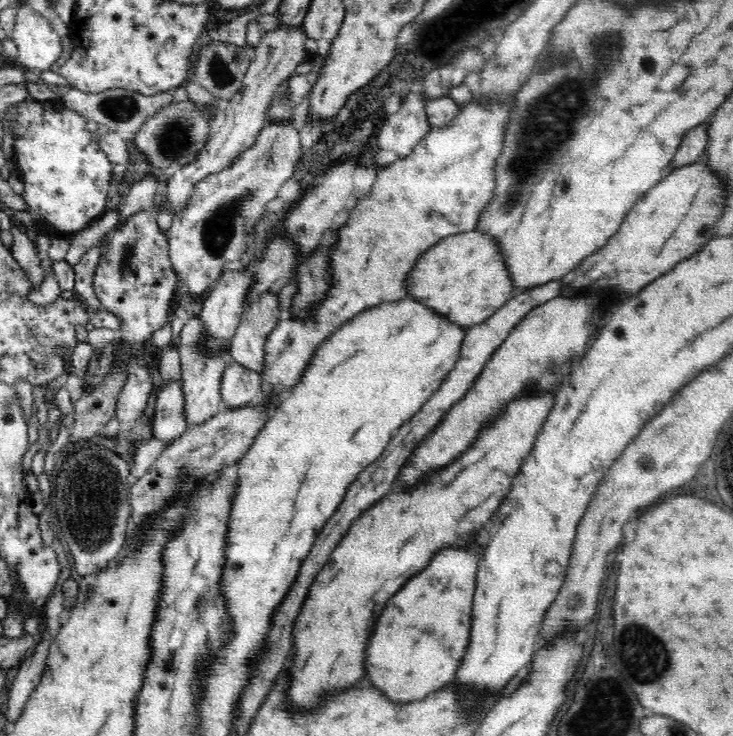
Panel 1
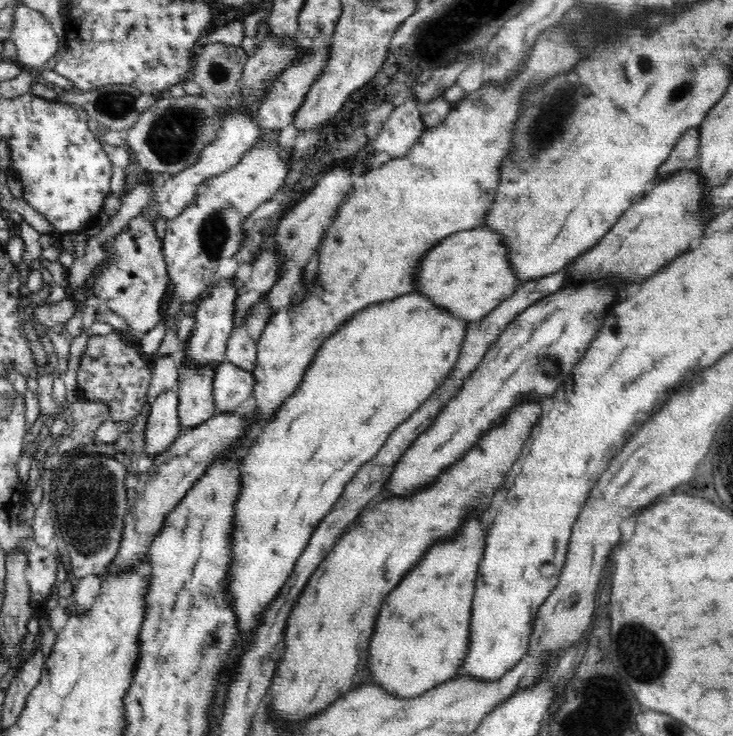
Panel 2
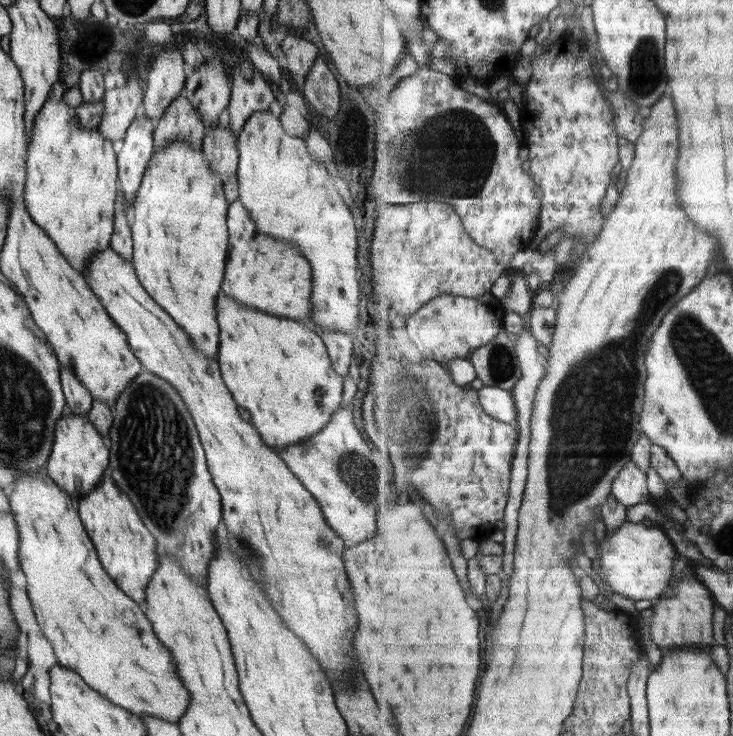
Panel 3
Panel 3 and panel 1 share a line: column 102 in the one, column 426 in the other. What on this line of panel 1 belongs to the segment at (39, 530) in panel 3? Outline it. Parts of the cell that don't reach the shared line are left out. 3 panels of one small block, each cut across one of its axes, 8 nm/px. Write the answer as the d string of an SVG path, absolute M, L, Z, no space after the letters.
M478 532L468 546L442 548L440 552L436 552L434 554L436 558L430 560L430 564L424 571L420 571L420 574L414 576L400 592L395 592L394 596L391 596L386 608L382 609L377 618L374 632L366 648L364 666L366 666L368 680L396 704L408 704L414 700L422 700L442 686L455 682L456 671L464 658L470 640L471 612L480 560L475 549L478 544L477 537Z

